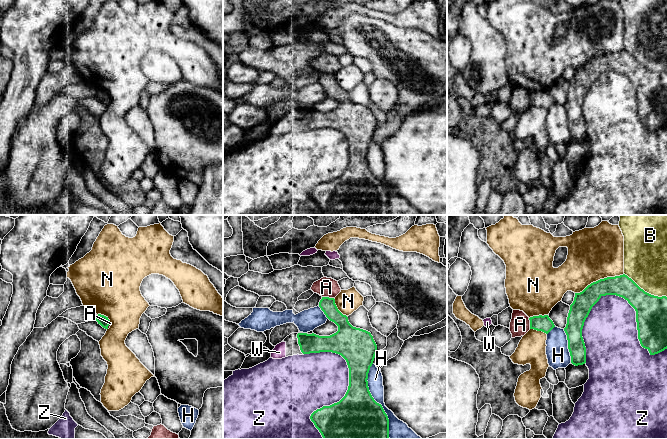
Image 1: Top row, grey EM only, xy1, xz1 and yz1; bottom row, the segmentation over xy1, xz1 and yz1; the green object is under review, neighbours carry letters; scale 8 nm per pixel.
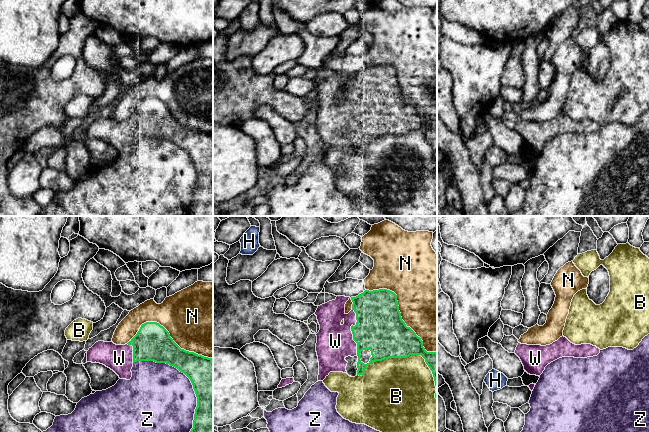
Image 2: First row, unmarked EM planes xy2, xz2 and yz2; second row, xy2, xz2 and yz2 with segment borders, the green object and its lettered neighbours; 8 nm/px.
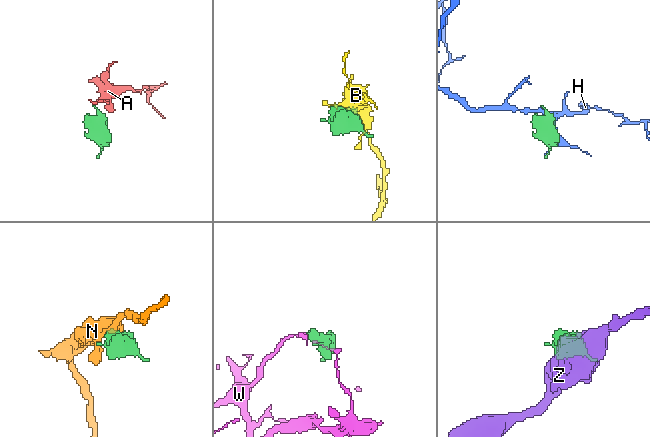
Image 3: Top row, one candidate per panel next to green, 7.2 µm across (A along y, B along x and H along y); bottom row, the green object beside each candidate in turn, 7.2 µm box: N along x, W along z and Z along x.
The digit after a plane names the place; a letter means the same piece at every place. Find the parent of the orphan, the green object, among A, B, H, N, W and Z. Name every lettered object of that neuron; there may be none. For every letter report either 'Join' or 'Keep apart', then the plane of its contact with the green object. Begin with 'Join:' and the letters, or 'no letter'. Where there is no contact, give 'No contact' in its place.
Join: W
A: Keep apart. Touches green in xz1
B: Keep apart. Touches green in xz2
H: Keep apart. Touches green in xz1
N: Keep apart. Touches green in xz2
W: Join. Touches green in xz2
Z: Keep apart. Touches green in yz1

